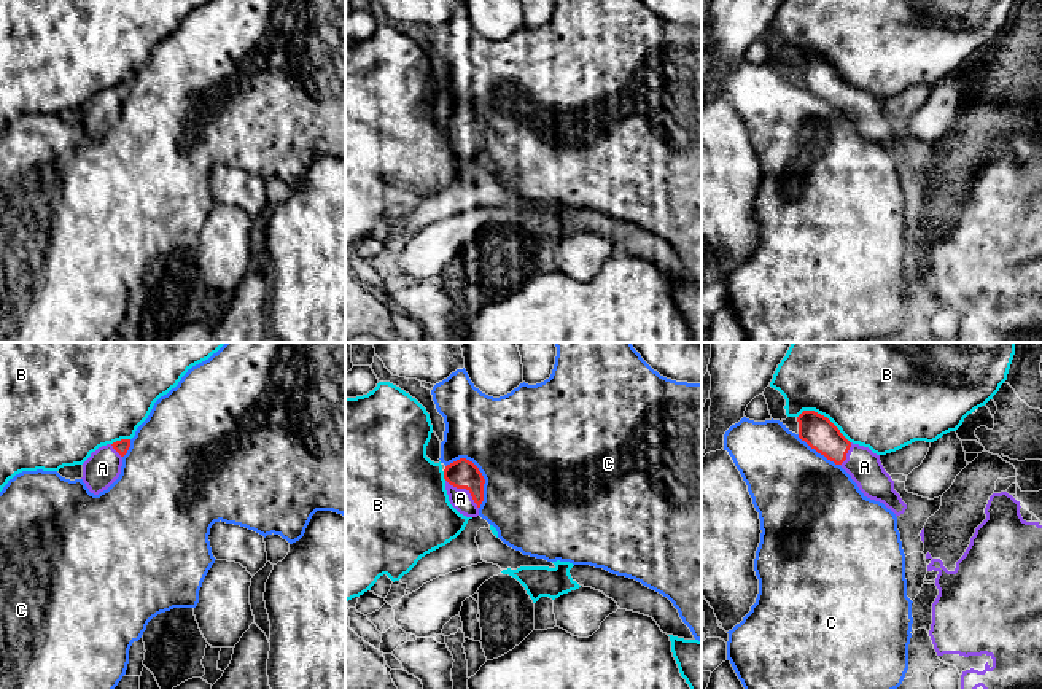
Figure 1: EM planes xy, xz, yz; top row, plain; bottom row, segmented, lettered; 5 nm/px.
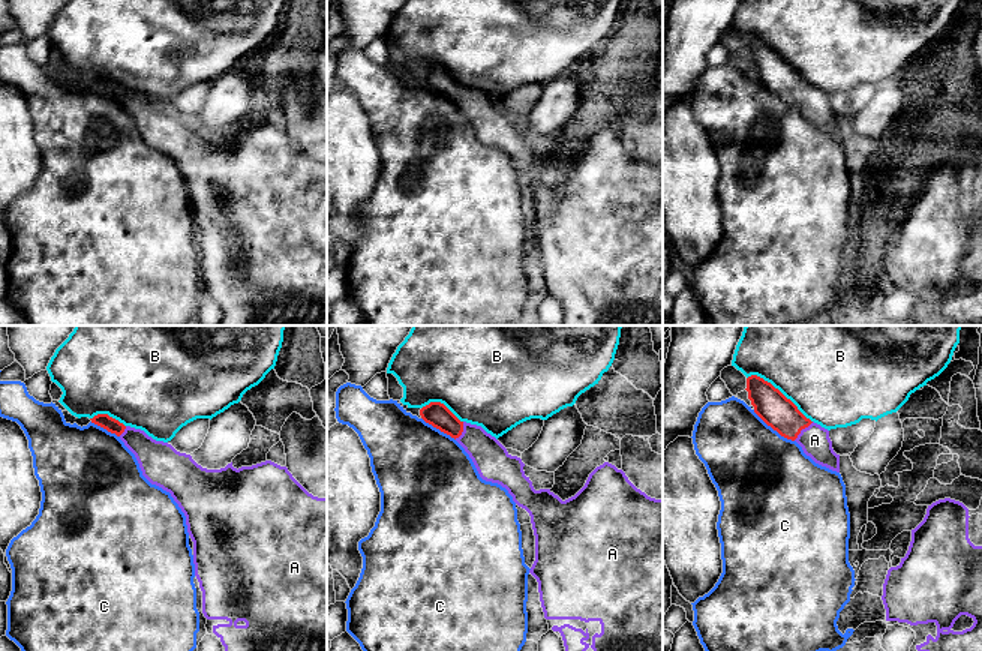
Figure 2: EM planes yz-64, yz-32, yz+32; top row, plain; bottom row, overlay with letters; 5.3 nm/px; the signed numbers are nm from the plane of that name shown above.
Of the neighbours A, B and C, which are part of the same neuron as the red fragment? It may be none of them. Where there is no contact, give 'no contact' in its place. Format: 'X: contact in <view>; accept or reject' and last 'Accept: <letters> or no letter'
A: contact in xz; accept
B: contact in yz; reject
C: contact in xz; reject
Accept: A

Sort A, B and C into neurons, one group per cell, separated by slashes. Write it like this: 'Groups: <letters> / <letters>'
Groups: A / B / C

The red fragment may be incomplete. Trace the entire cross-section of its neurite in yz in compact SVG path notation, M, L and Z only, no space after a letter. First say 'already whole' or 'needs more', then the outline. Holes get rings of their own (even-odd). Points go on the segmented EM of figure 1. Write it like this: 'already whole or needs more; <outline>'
needs more; M803 411L797 422L799 438L827 460L840 465L864 496L883 503L896 517L905 512L907 504L894 490L894 481L885 471L880 455L869 447L850 442L827 417L815 411Z

